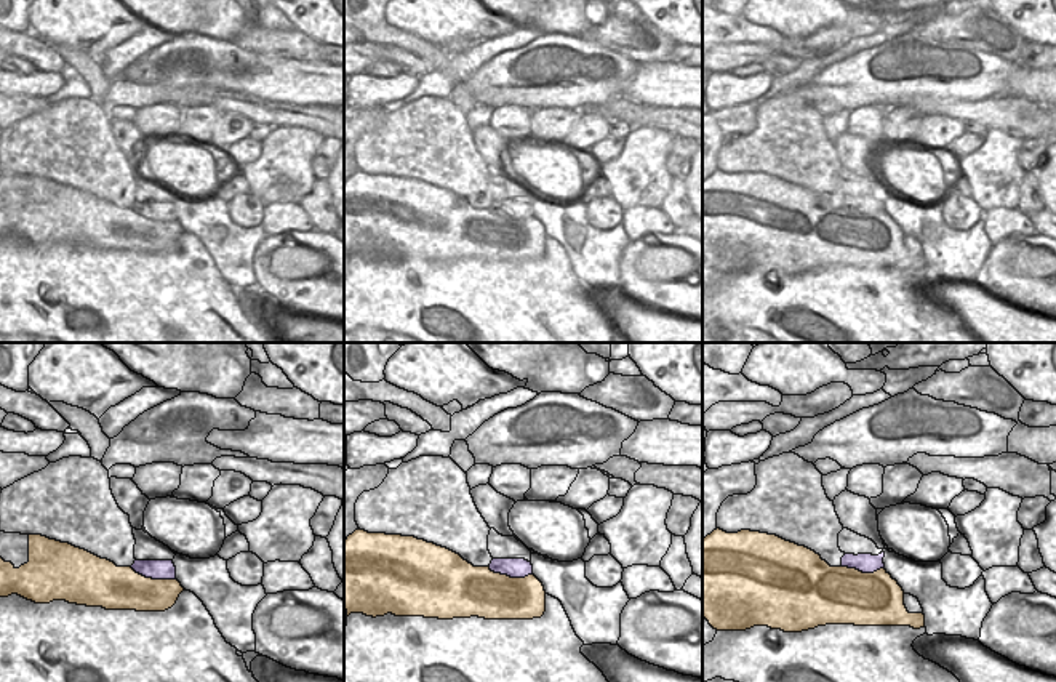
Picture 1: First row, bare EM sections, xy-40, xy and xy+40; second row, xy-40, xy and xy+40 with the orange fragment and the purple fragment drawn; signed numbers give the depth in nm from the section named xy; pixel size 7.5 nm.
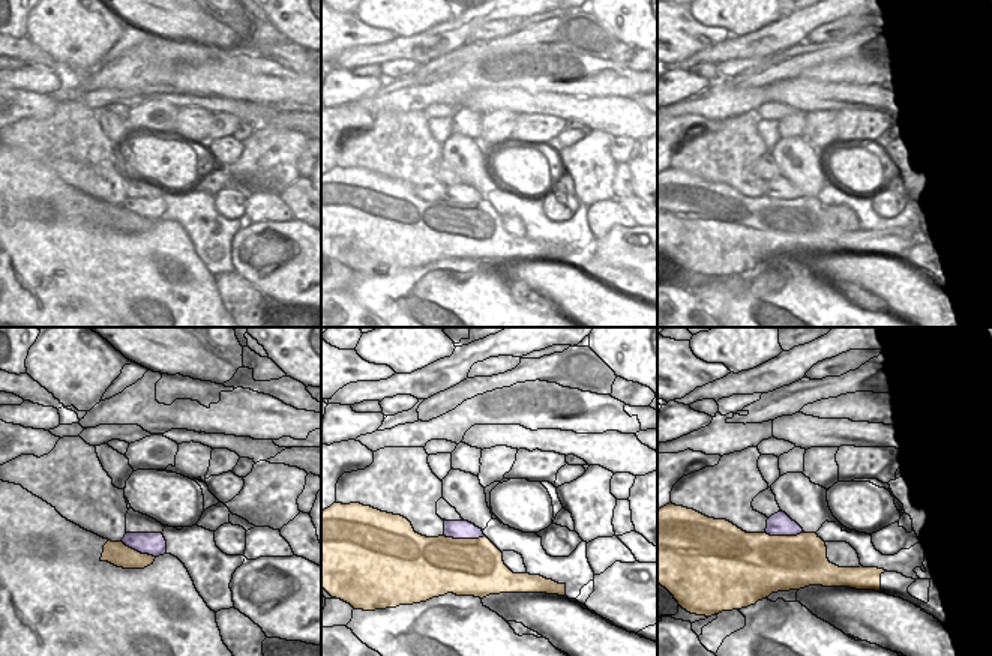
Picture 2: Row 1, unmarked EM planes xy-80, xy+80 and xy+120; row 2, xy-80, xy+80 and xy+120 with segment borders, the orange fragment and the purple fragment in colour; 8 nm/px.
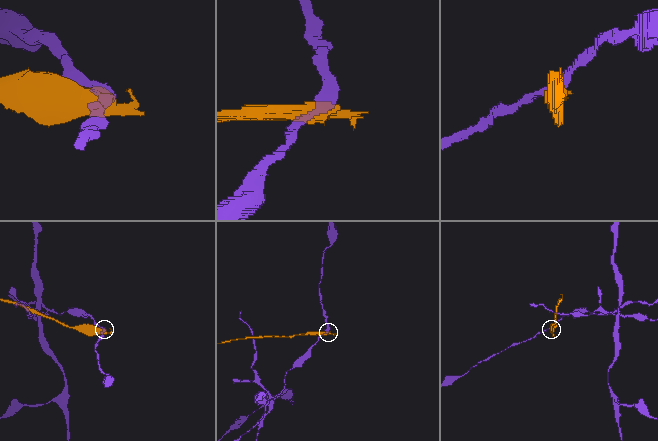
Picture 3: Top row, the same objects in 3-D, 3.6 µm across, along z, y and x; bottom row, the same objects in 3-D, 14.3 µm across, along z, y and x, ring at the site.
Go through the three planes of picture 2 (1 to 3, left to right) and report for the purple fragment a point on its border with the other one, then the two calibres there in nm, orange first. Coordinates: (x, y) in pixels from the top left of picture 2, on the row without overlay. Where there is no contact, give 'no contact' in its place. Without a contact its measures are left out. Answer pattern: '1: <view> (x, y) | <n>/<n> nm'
1: xy-80 (137, 215) | 190/190 nm
2: xy+80 (464, 203) | 460/150 nm
3: xy+120 (784, 200) | 460/190 nm

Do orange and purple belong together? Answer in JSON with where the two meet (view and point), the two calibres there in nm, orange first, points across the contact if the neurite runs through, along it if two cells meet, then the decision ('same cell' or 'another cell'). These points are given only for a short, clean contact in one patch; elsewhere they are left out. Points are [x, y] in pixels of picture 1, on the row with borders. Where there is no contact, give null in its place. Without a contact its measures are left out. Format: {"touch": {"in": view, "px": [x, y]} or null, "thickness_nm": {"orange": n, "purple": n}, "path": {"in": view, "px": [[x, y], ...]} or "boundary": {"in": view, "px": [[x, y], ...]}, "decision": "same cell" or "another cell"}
{"touch": {"in": "xy-40", "px": [151, 578]}, "thickness_nm": {"orange": 340, "purple": 140}, "decision": "another cell"}

